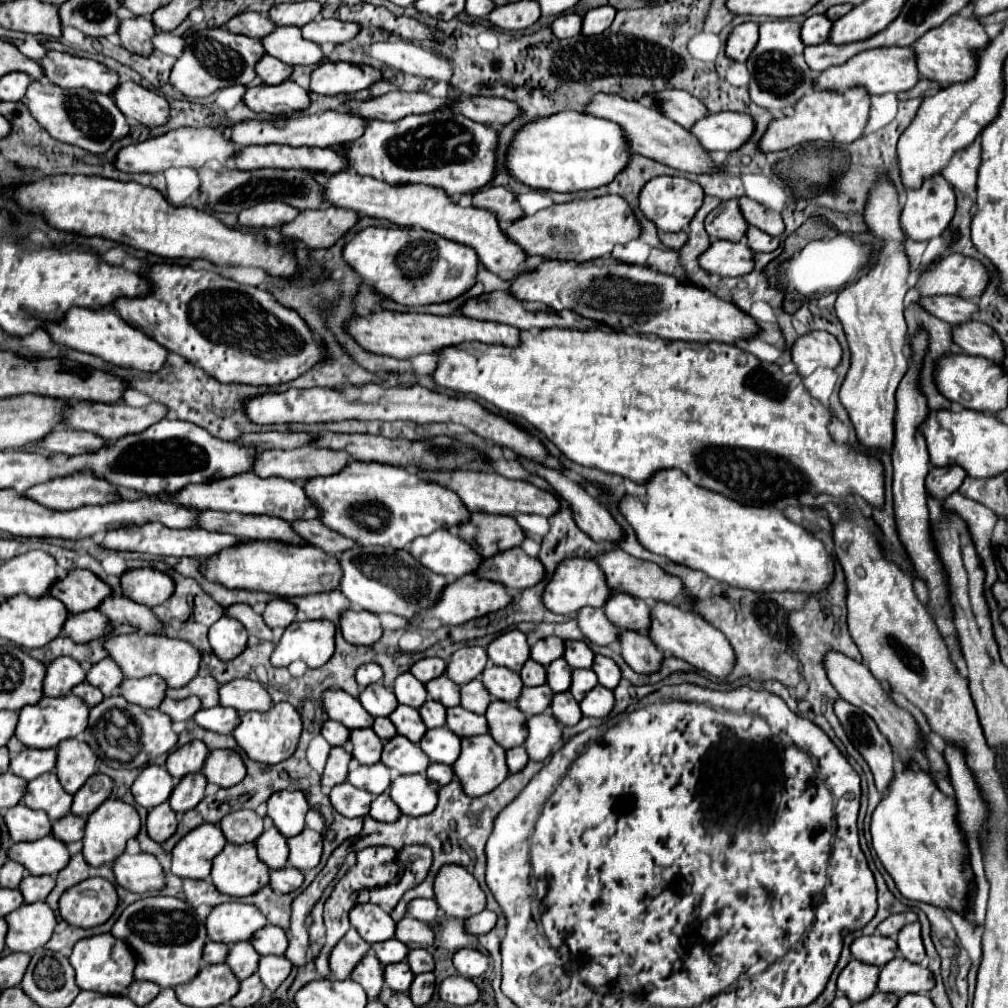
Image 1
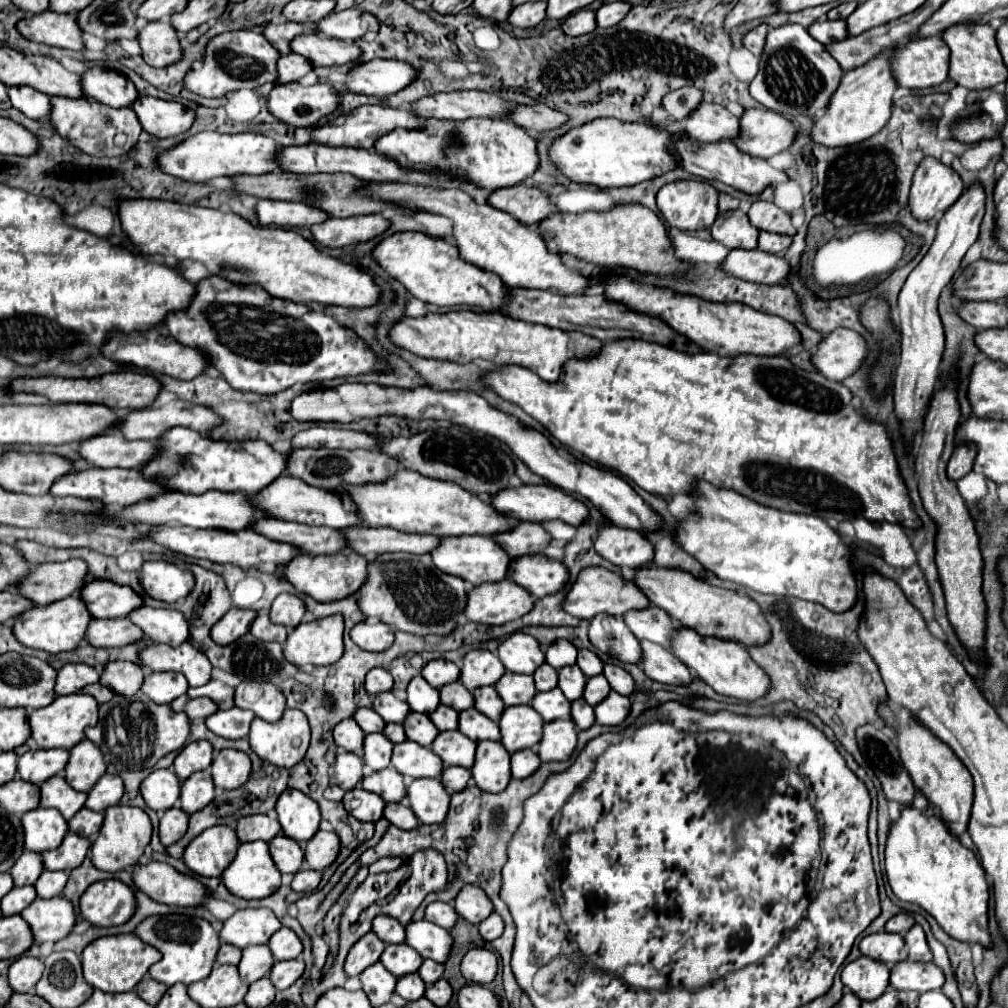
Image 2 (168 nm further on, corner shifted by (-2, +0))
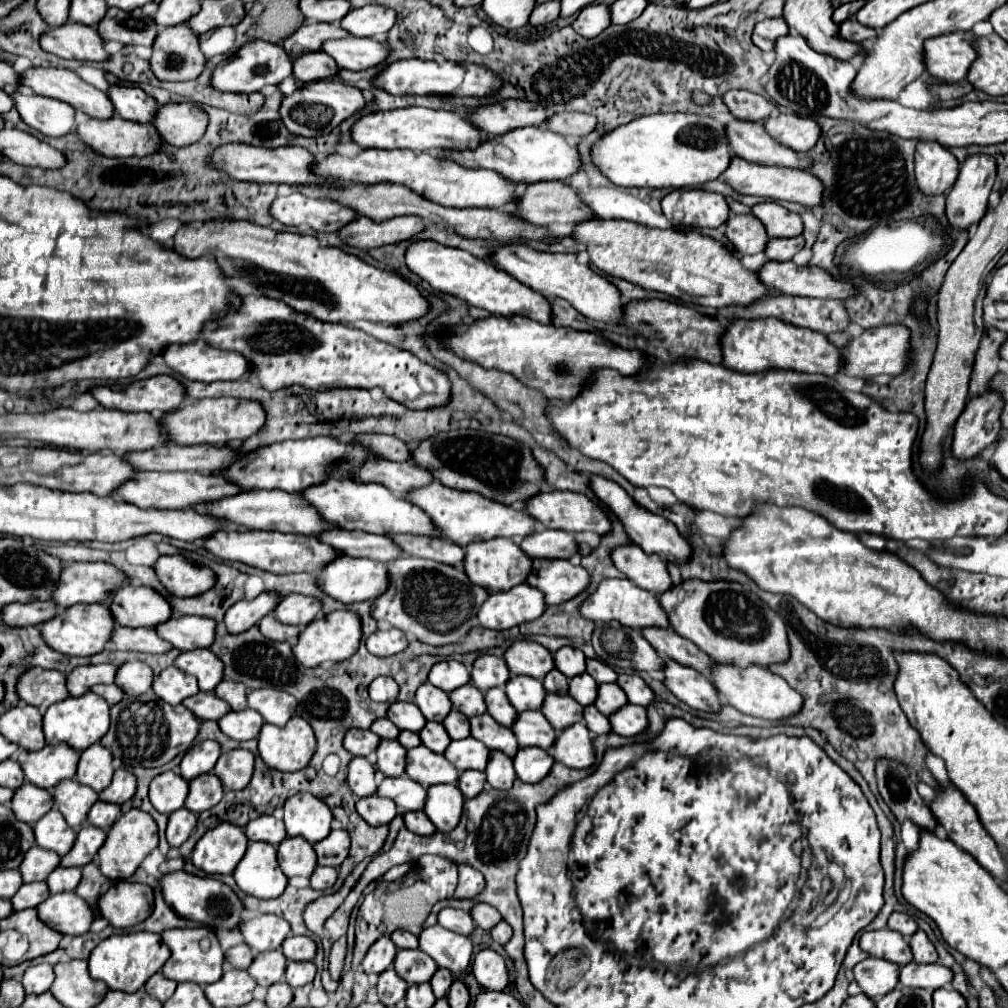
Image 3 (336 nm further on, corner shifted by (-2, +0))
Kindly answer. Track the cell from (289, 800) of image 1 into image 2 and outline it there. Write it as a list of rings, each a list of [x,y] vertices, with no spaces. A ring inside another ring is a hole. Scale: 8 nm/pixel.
[[[285,790],[275,804],[275,812],[285,836],[299,844],[307,842],[319,828],[319,806],[301,790]]]

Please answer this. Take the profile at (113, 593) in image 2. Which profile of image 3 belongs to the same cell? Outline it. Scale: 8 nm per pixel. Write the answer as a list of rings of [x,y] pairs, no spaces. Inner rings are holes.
[[[123,586],[111,598],[111,610],[119,626],[155,628],[173,616],[169,600],[147,586]]]

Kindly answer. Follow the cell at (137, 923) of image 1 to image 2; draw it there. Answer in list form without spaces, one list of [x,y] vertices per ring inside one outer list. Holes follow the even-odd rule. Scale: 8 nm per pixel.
[[[185,914],[147,916],[145,920],[139,922],[133,934],[163,954],[163,958],[149,968],[149,976],[167,986],[173,986],[177,982],[189,986],[193,982],[207,978],[213,968],[215,954],[219,950],[217,932],[205,918],[197,918],[197,916],[185,916]]]

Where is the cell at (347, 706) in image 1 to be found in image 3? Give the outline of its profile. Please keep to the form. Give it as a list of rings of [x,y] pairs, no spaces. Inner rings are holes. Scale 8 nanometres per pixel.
[[[387,718],[375,720],[373,726],[371,726],[371,730],[373,730],[375,734],[379,734],[381,738],[389,738],[389,740],[397,740],[397,736],[399,736],[399,732],[401,732],[401,730],[399,730],[391,720],[387,720]]]

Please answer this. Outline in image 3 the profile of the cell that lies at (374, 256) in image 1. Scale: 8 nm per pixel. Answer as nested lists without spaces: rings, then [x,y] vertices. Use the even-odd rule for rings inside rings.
[[[421,240],[421,242],[409,244],[409,248],[405,252],[405,260],[407,260],[407,266],[417,276],[427,280],[435,290],[453,294],[453,296],[469,302],[471,306],[485,308],[495,316],[525,316],[525,318],[537,320],[541,324],[551,324],[551,316],[553,316],[551,304],[543,294],[531,290],[529,286],[521,284],[505,270],[499,270],[491,262],[479,260],[465,250],[441,246],[431,240]]]

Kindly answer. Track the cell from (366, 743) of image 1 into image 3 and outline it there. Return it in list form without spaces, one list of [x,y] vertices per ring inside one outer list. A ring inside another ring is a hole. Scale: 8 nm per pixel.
[[[381,740],[381,746],[377,748],[377,768],[385,776],[401,776],[405,774],[405,754],[407,750],[399,740]]]

